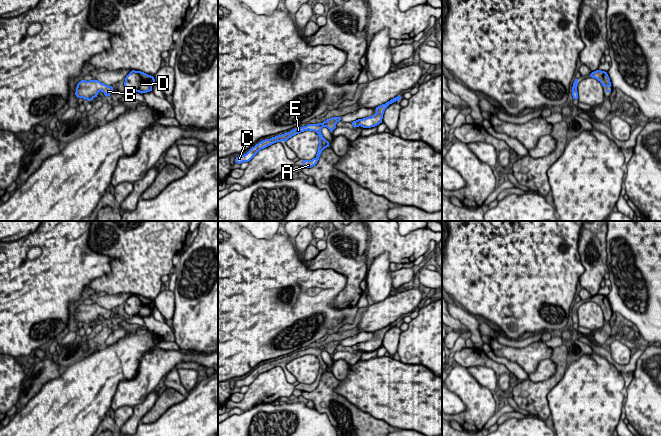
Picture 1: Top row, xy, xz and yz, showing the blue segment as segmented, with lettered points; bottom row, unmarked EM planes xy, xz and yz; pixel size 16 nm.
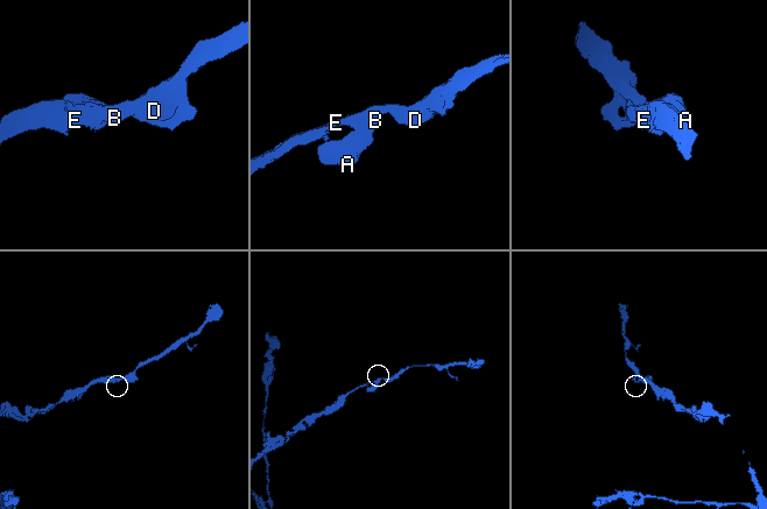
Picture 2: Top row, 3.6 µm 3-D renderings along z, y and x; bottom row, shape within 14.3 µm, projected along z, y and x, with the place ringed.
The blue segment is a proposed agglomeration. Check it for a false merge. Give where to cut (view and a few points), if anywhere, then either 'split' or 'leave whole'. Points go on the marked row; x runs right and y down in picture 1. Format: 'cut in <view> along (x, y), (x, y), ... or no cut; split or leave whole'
no cut; leave whole

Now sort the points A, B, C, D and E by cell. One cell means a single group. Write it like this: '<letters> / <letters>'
A B C D E

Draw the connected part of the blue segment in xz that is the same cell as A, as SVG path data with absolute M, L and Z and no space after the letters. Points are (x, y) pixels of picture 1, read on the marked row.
M332 117L327 119L323 123L308 124L306 126L295 128L290 132L272 137L270 139L265 139L259 142L258 144L256 144L254 147L252 147L246 154L236 157L235 162L238 164L241 164L243 162L249 162L261 149L264 149L276 142L281 142L281 141L286 142L292 136L309 130L309 131L315 131L319 136L319 146L316 154L317 157L313 158L312 160L303 160L303 168L306 168L306 167L311 168L317 164L322 151L325 148L329 147L329 142L323 137L321 133L321 129L323 127L327 127L330 130L330 132L332 132L335 129L336 124L340 120L341 120L341 117Z

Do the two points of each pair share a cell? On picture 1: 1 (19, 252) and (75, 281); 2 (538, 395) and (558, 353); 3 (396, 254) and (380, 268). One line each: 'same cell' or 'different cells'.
1: same cell
2: same cell
3: different cells

